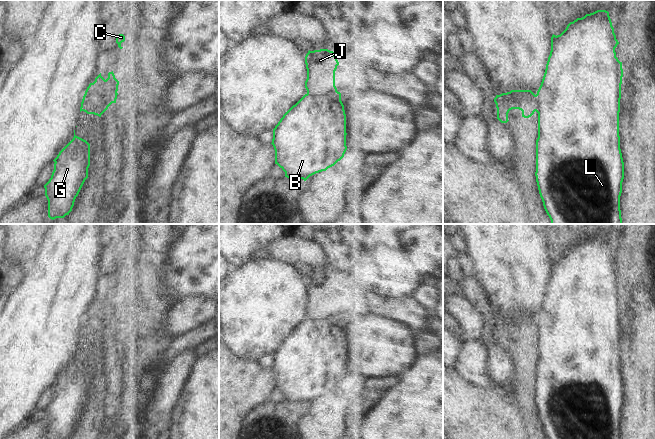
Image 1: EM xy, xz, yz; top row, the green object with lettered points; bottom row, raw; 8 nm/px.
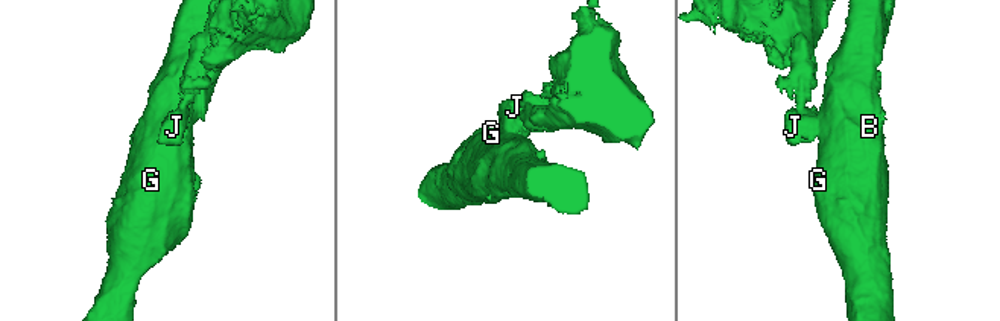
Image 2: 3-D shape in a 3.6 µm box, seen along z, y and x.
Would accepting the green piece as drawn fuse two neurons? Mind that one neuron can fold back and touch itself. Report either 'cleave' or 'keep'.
cleave

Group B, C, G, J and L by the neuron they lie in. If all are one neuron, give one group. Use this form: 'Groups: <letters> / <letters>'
Groups: B G L / C J

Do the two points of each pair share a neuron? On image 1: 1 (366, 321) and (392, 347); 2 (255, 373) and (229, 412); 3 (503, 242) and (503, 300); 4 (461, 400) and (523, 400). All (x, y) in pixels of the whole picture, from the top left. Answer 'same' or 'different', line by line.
1: same
2: same
3: same
4: different

